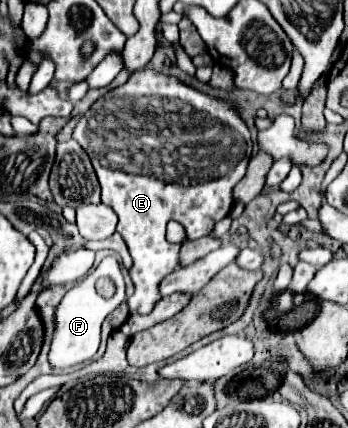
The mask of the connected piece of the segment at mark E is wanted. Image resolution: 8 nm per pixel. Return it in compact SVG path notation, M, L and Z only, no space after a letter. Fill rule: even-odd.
M141 70L133 72L123 86L117 86L105 96L101 96L89 108L89 112L79 118L73 130L73 138L89 154L101 184L101 200L107 206L111 206L119 216L117 232L123 236L129 254L133 258L133 268L129 270L129 274L135 284L135 294L127 298L129 314L149 314L153 310L153 302L161 298L157 290L161 278L177 268L179 258L177 256L179 244L169 244L165 240L167 222L175 218L185 226L189 240L195 240L207 236L213 230L215 222L219 222L229 214L233 204L231 190L243 178L251 158L253 150L251 134L245 122L233 110L233 104L205 96L195 88L181 84L173 76L165 76L155 70ZM105 114L125 114L125 116L109 120L105 118ZM193 134L227 134L227 136L223 142L207 142L193 138Z

